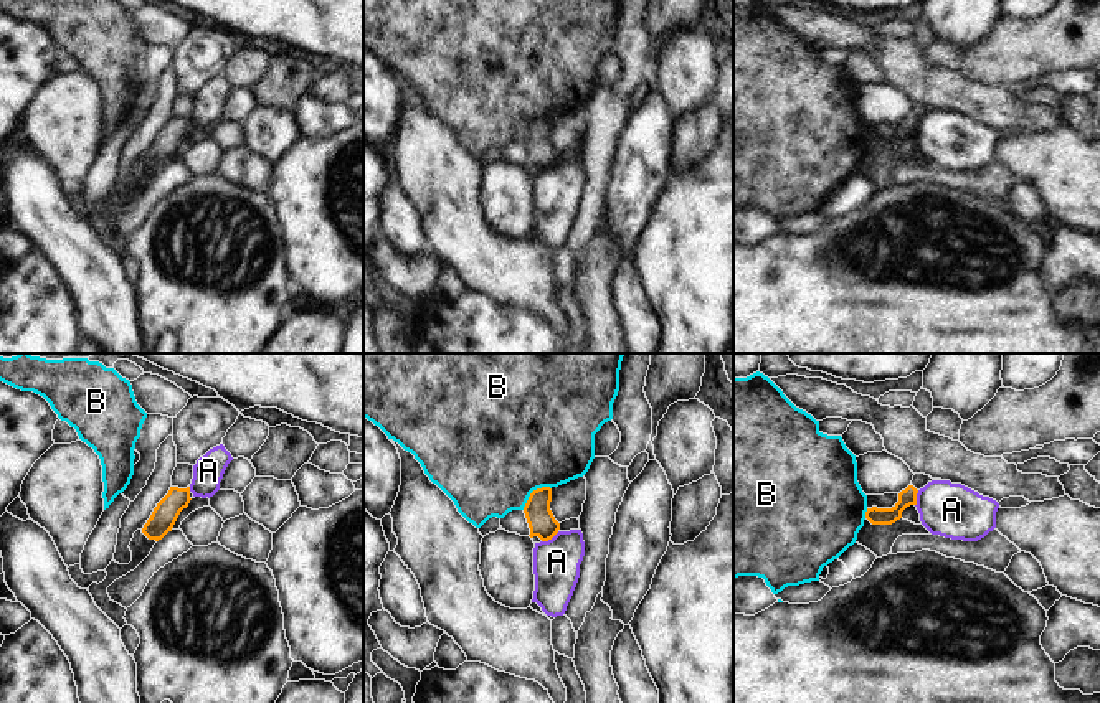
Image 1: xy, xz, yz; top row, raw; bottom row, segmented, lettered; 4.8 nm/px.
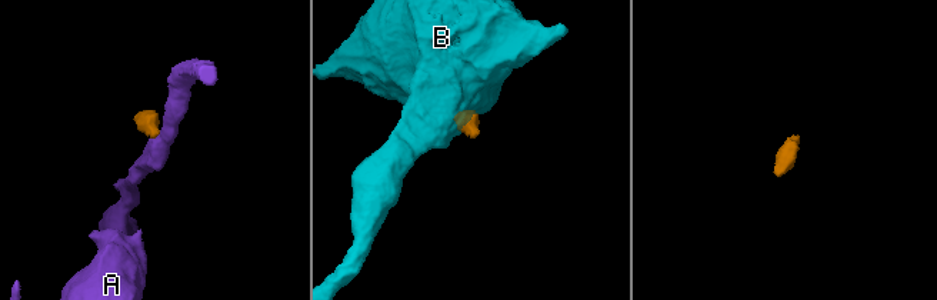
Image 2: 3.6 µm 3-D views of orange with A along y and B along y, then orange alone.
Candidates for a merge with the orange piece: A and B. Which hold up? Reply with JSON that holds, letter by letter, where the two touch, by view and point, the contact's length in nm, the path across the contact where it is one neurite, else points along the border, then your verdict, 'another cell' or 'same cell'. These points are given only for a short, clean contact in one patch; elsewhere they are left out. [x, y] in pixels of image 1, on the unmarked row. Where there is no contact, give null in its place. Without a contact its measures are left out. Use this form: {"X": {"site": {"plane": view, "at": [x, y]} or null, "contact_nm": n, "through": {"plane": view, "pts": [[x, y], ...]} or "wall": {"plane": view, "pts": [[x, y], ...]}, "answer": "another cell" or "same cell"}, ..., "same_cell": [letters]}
{"A": {"site": {"plane": "xz", "at": [550, 169]}, "contact_nm": 100, "wall": {"plane": "xz", "pts": [[559, 162], [542, 172]]}, "answer": "another cell"}, "B": {"site": {"plane": "xz", "at": [532, 122]}, "contact_nm": 180, "wall": {"plane": "xz", "pts": [[550, 117], [537, 117], [522, 139]]}, "answer": "another cell"}, "same_cell": []}

